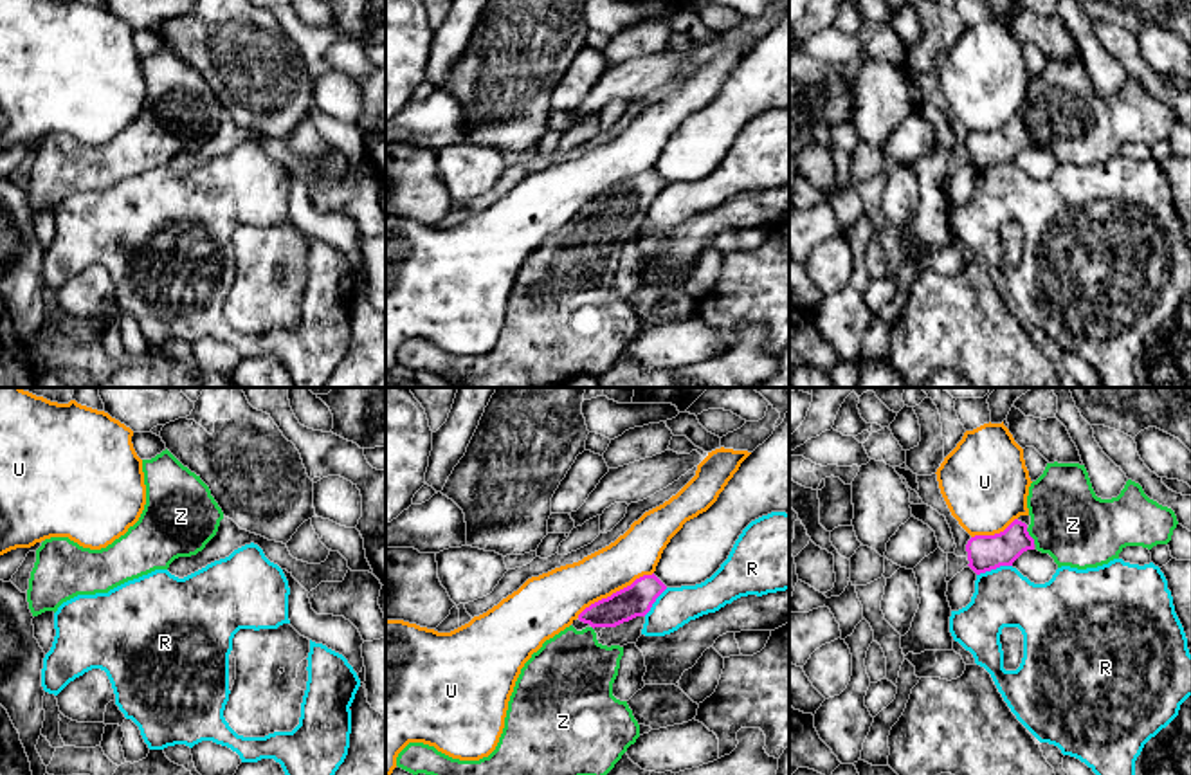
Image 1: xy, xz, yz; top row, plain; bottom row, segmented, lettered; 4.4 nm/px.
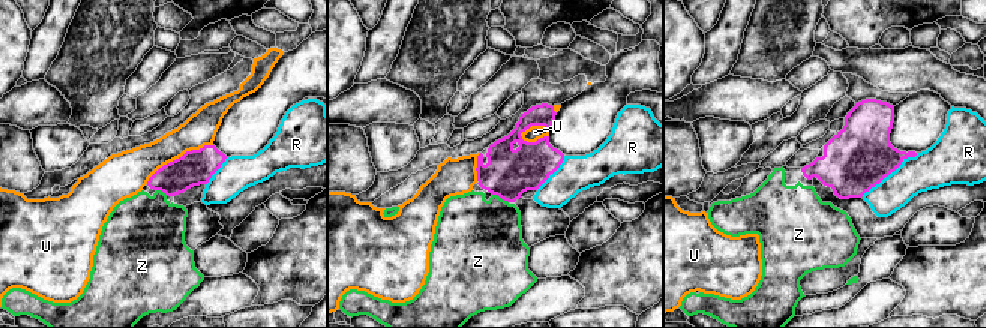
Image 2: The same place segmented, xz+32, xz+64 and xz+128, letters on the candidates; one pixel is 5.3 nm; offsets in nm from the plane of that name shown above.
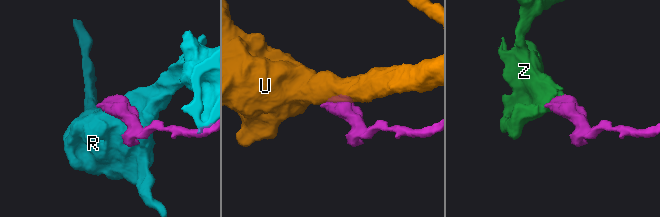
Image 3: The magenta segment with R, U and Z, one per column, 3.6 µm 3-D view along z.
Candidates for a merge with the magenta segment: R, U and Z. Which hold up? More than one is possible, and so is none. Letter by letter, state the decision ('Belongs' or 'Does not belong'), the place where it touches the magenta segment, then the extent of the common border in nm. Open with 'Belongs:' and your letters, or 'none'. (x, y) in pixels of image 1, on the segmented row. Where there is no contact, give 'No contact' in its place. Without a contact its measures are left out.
Belongs: Z
R: Does not belong. Touches magenta at yz (993, 568). Shared border 170 nm
U: Does not belong. Touches magenta at xz (617, 592). Shared border 400 nm
Z: Belongs. Touches magenta at yz (1029, 536). Shared border 80 nm

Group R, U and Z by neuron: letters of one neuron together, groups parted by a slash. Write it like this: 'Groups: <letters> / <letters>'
Groups: R / U / Z

